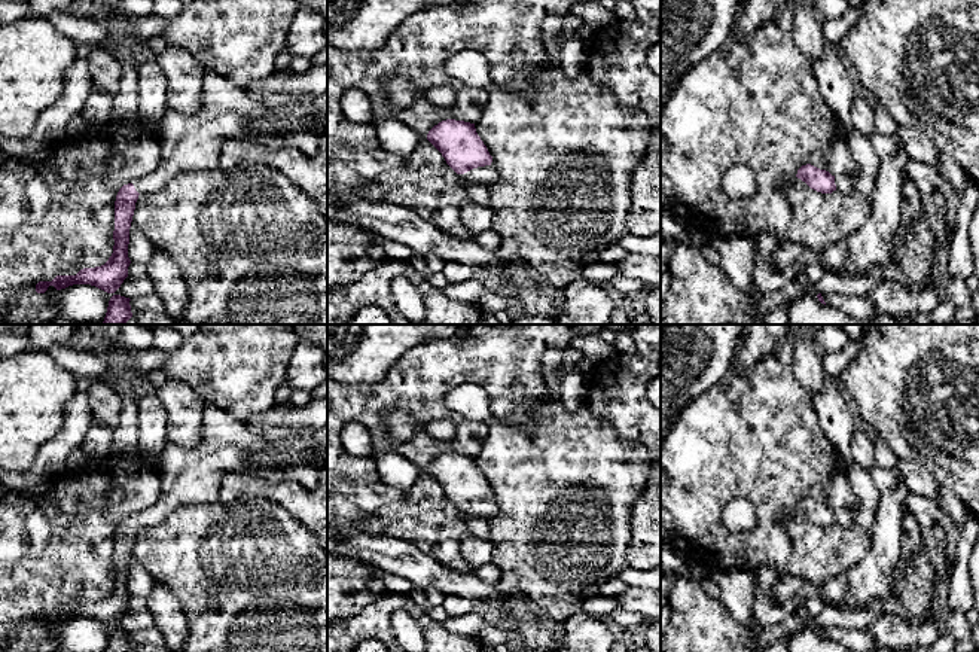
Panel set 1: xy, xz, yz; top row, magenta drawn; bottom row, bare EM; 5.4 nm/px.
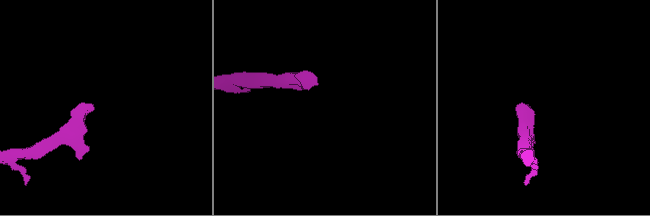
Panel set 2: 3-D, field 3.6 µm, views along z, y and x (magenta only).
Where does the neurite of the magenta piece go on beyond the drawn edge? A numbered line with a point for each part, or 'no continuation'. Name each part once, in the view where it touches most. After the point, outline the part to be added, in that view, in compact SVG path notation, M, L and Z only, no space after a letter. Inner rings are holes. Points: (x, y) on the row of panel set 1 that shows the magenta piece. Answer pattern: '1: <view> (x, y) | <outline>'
1: xz (487, 174) | M494 165L473 168L464 173L463 177L466 182L485 186L492 185L500 179Z

